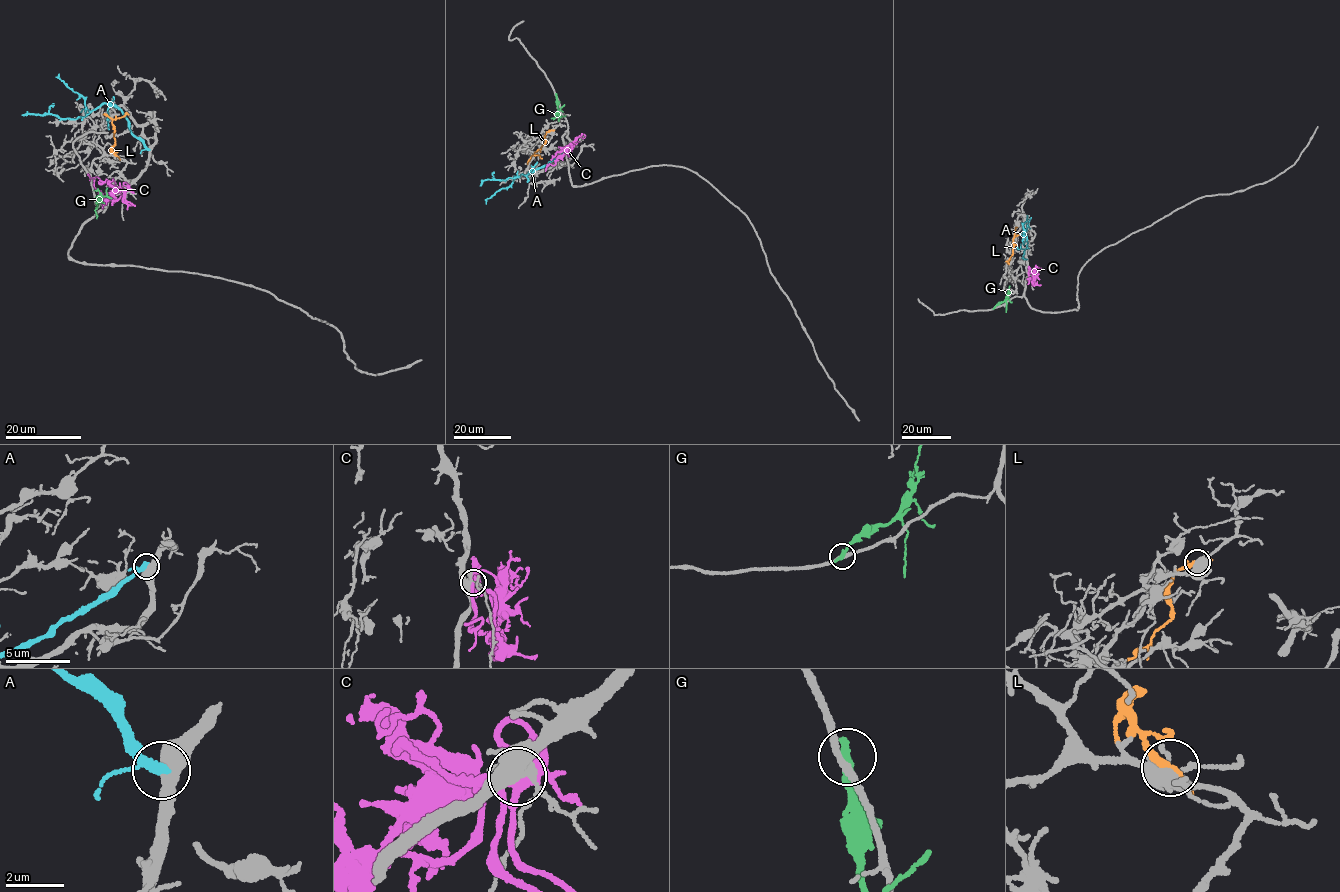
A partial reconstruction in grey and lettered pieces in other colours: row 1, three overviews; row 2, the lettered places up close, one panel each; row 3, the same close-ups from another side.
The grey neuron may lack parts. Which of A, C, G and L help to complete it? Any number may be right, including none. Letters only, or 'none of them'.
none of them

